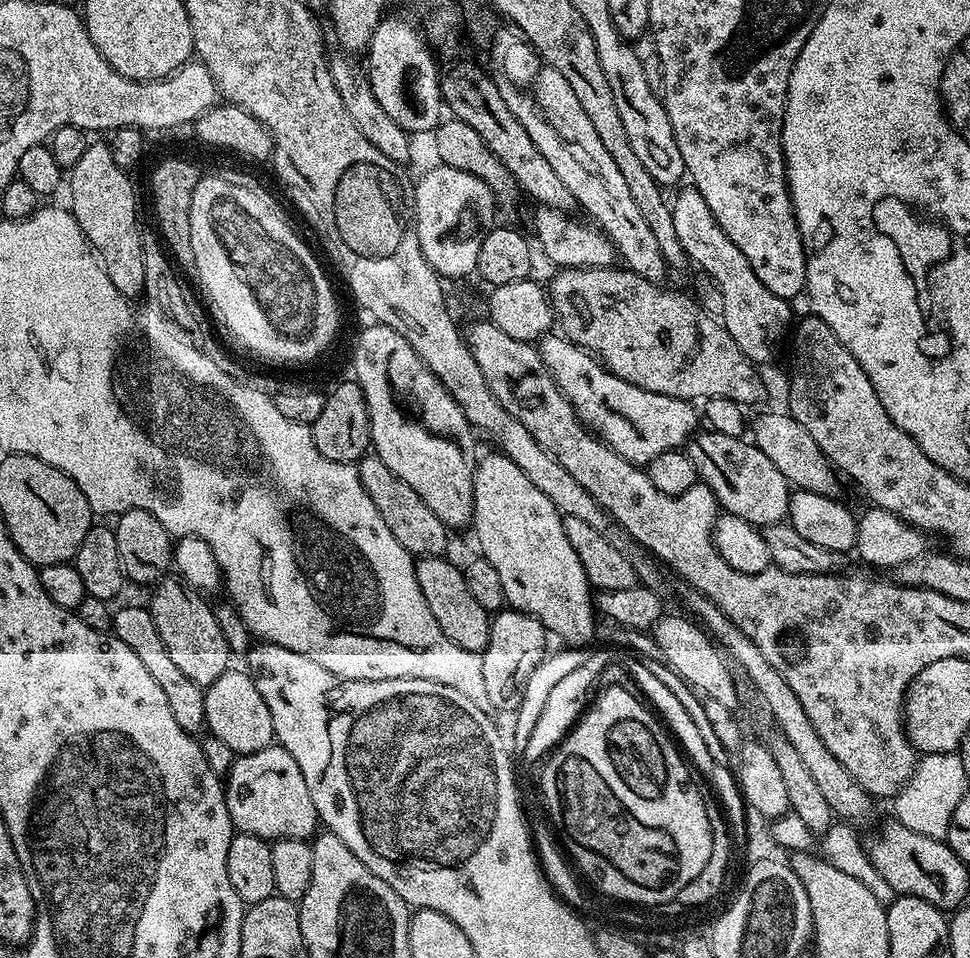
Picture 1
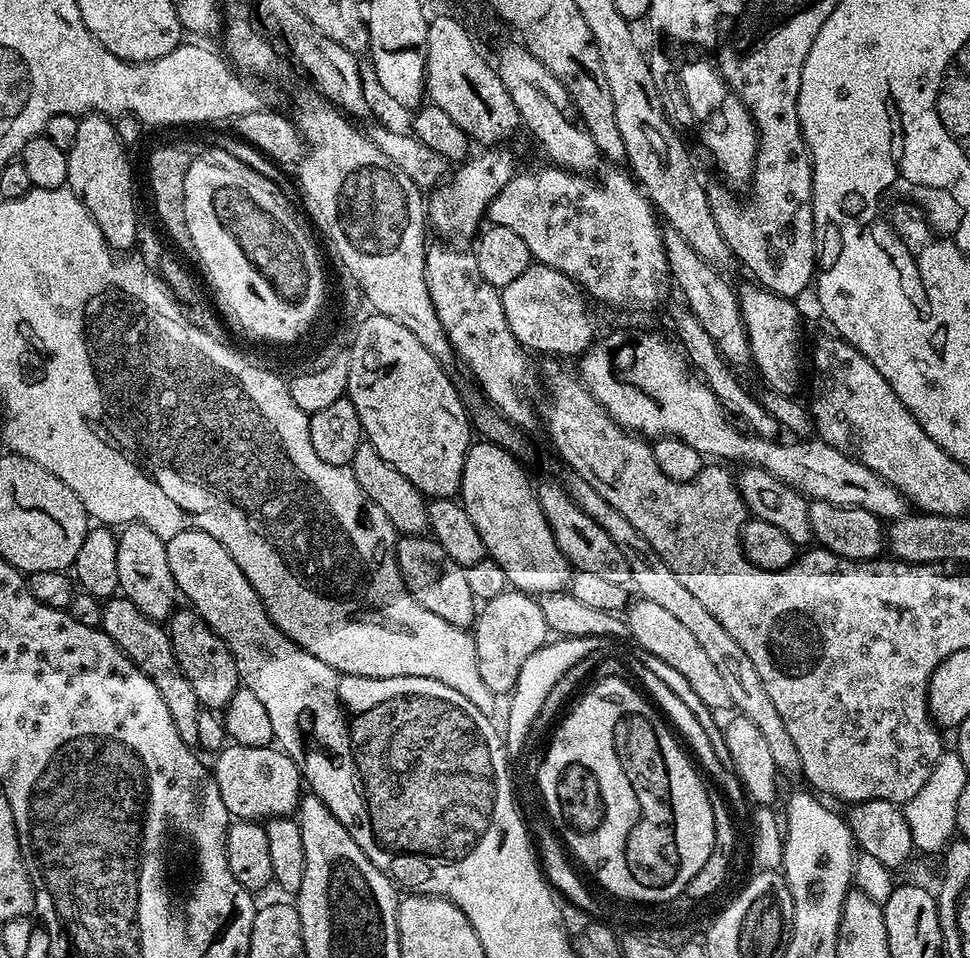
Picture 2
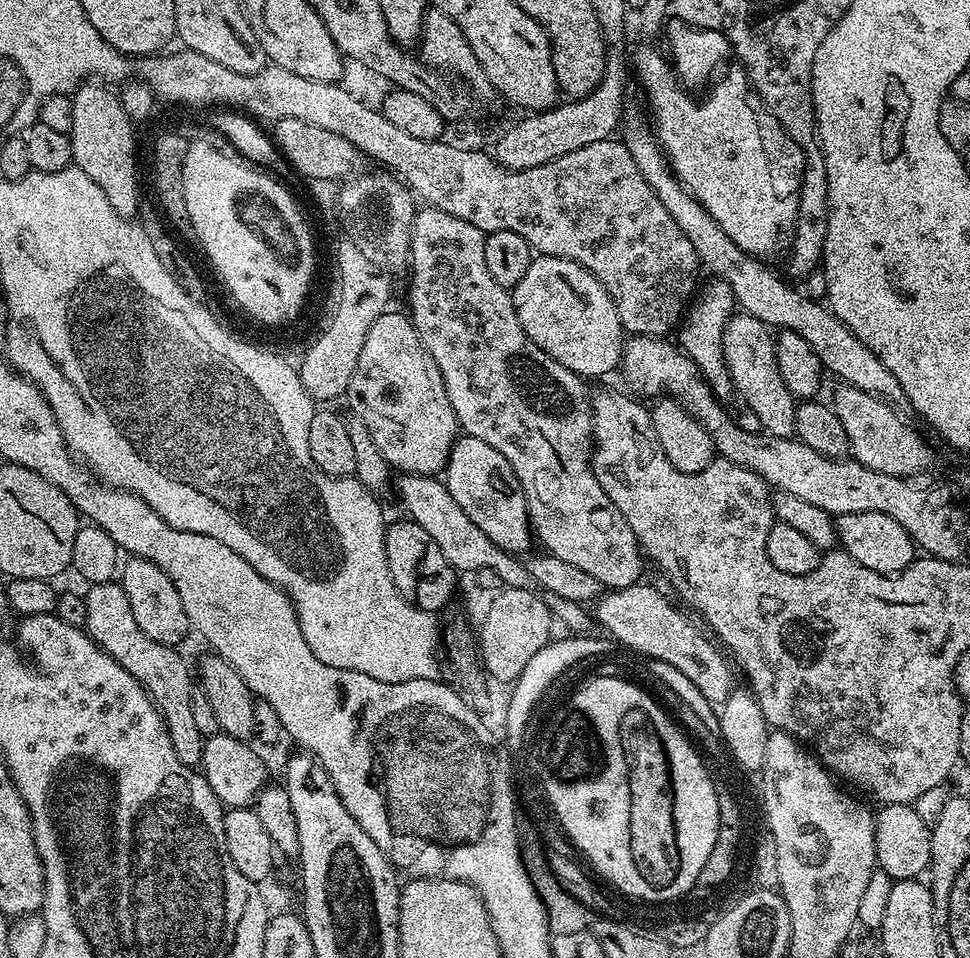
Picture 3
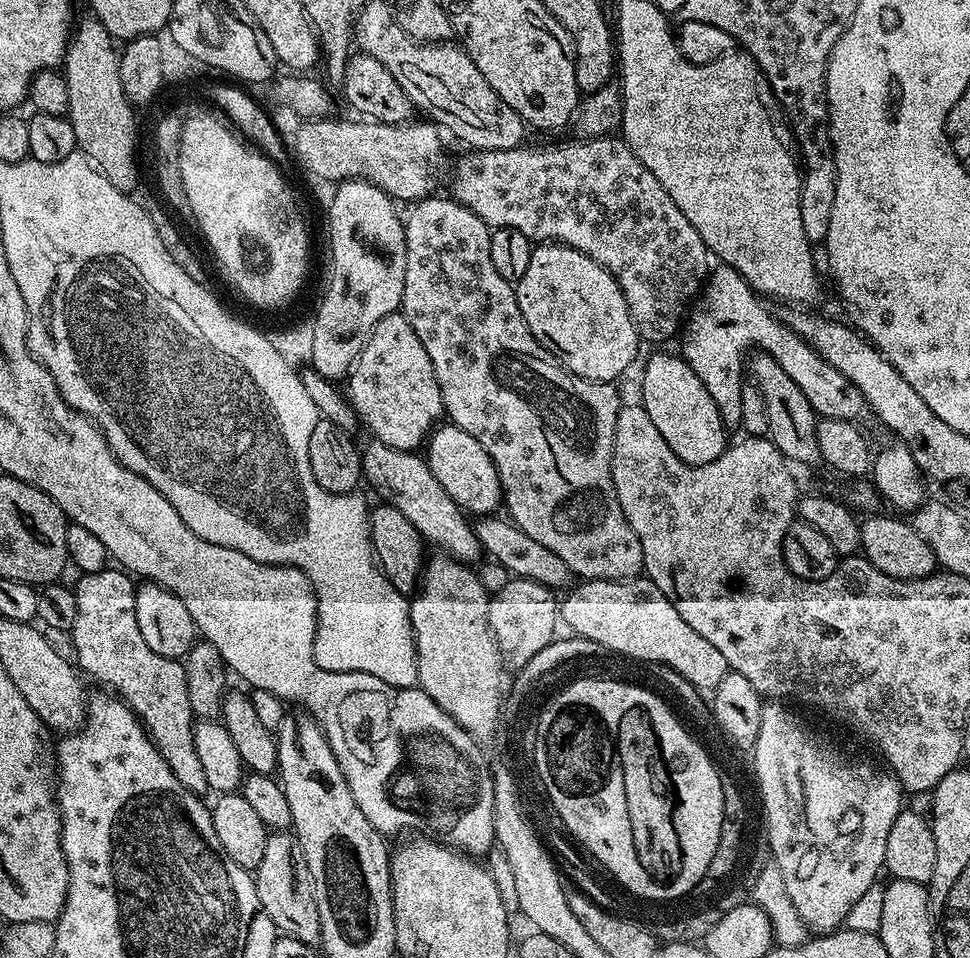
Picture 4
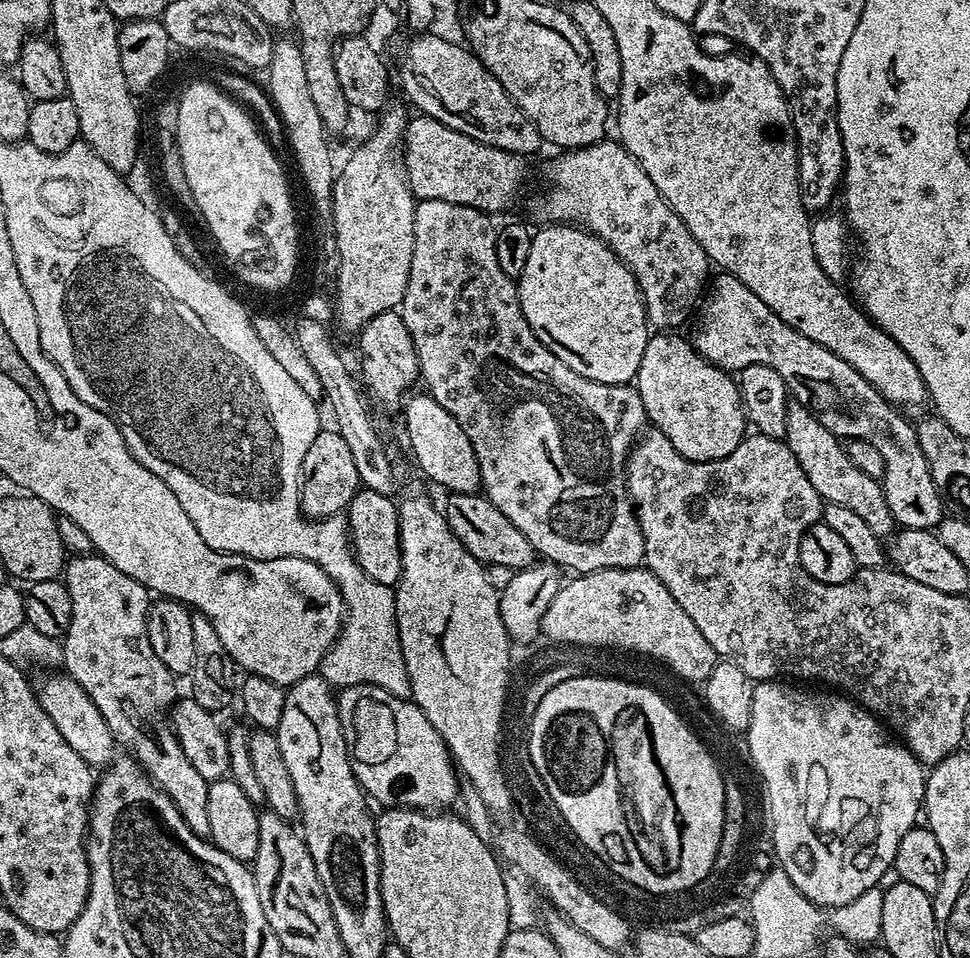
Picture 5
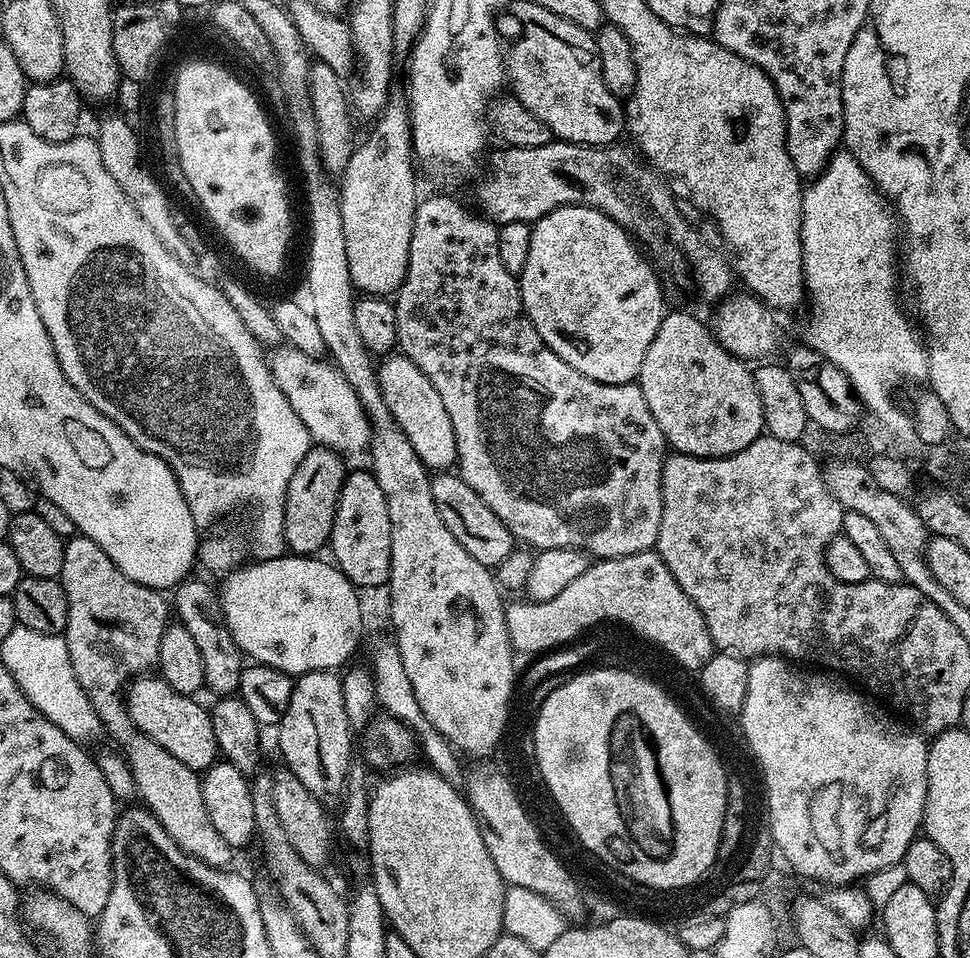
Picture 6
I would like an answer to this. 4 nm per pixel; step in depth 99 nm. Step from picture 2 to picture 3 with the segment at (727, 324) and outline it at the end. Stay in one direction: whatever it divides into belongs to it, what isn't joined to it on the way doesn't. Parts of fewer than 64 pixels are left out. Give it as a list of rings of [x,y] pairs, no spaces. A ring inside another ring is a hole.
[[[737,311],[724,327],[722,350],[735,395],[740,395],[748,403],[745,404],[747,411],[758,414],[761,429],[770,436],[795,437],[798,400],[783,382],[776,357],[776,343],[768,325],[748,312]]]

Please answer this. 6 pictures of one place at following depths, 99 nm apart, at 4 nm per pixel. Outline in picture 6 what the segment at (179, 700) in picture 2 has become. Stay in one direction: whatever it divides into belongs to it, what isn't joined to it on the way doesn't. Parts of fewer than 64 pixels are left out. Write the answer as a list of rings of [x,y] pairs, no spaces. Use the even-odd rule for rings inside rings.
[[[79,534],[64,545],[58,579],[66,590],[68,603],[68,621],[62,635],[70,650],[70,666],[74,666],[74,674],[82,690],[86,690],[103,731],[116,739],[115,747],[127,760],[143,807],[156,815],[166,834],[174,838],[183,852],[212,868],[227,869],[234,850],[208,820],[206,802],[202,802],[201,777],[162,750],[158,742],[143,736],[134,726],[126,705],[129,681],[147,673],[151,664],[159,665],[162,634],[170,623],[170,604],[165,593],[126,578],[89,536]]]

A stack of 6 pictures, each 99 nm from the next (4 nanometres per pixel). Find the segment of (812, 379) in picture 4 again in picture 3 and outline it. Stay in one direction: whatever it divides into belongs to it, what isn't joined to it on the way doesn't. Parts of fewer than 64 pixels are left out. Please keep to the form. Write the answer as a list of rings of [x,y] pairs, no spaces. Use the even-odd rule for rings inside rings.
[[[715,278],[709,279],[709,281],[704,289],[701,287],[695,293],[694,299],[687,305],[686,311],[679,321],[680,340],[678,339],[678,344],[696,363],[701,376],[704,377],[717,400],[724,402],[727,401],[727,396],[731,397],[734,392],[722,350],[722,334],[724,327],[728,325],[729,318],[734,314],[734,301],[730,286],[726,286],[726,282]]]

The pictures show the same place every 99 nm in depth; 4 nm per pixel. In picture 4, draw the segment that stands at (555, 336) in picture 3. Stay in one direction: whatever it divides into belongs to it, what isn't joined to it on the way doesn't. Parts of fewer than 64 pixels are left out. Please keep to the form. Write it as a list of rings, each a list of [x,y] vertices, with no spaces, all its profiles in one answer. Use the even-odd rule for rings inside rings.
[[[541,243],[533,247],[530,254],[530,267],[520,280],[515,281],[518,310],[534,334],[534,338],[559,363],[576,376],[597,382],[616,382],[619,376],[632,364],[636,356],[636,347],[642,344],[636,334],[636,327],[630,318],[626,298],[616,279],[608,273],[594,258],[582,254],[565,244]]]

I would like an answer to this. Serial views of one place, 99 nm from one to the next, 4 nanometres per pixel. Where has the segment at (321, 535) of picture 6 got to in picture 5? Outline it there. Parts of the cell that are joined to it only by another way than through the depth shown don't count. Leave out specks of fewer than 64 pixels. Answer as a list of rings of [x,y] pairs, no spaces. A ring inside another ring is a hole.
[[[322,430],[316,435],[314,442],[310,442],[310,450],[306,450],[302,462],[300,509],[305,517],[309,520],[324,520],[328,516],[341,515],[361,488],[354,458],[342,434],[335,430]]]

